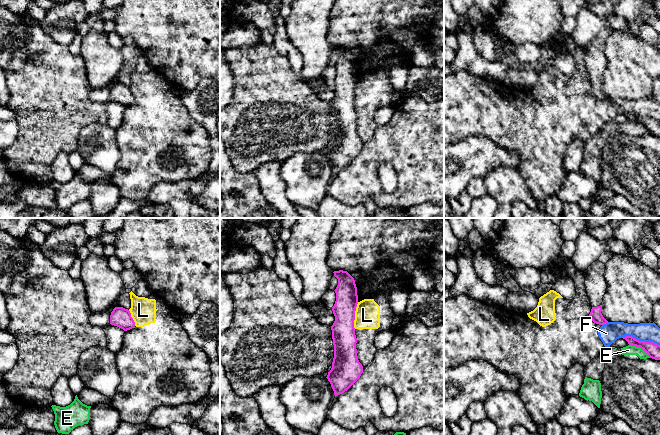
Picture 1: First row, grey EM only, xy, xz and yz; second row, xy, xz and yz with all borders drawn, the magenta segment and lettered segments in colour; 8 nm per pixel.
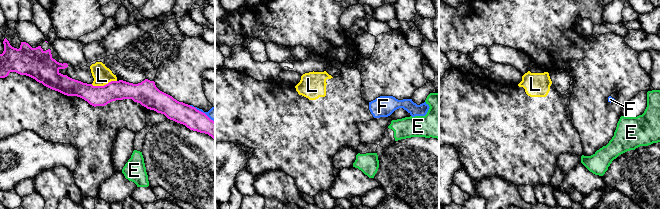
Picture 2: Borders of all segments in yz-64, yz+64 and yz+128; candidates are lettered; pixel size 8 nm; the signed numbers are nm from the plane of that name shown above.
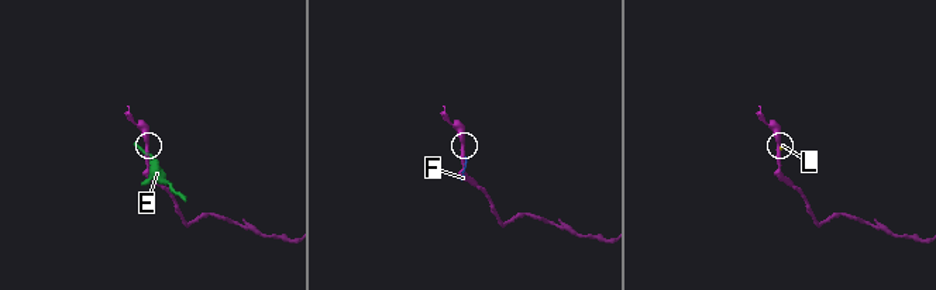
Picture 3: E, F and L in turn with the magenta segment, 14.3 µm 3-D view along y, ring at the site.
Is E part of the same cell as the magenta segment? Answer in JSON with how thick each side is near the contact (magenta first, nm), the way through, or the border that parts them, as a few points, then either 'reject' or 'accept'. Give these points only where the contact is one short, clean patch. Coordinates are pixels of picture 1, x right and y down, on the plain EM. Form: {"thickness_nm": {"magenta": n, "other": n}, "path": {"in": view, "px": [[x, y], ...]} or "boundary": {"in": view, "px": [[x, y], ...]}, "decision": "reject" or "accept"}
{"thickness_nm": {"magenta": 110, "other": 80}, "decision": "reject"}

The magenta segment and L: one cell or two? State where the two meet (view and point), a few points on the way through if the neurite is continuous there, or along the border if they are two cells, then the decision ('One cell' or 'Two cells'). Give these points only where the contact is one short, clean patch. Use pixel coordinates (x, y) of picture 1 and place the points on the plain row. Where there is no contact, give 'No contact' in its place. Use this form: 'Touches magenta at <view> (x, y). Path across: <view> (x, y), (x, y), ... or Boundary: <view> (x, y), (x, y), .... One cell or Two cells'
Touches magenta at xz (354, 91). Boundary: xz (358, 78), (355, 84), (354, 104). Two cells

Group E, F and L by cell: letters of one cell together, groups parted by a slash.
E / F L

